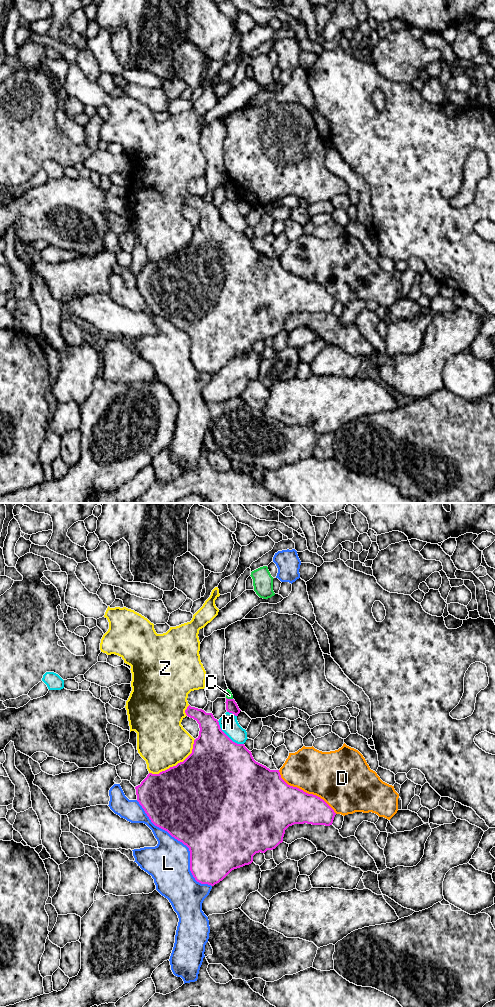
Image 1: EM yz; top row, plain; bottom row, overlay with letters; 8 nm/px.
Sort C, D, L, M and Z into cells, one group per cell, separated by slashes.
C / D / L / M / Z

